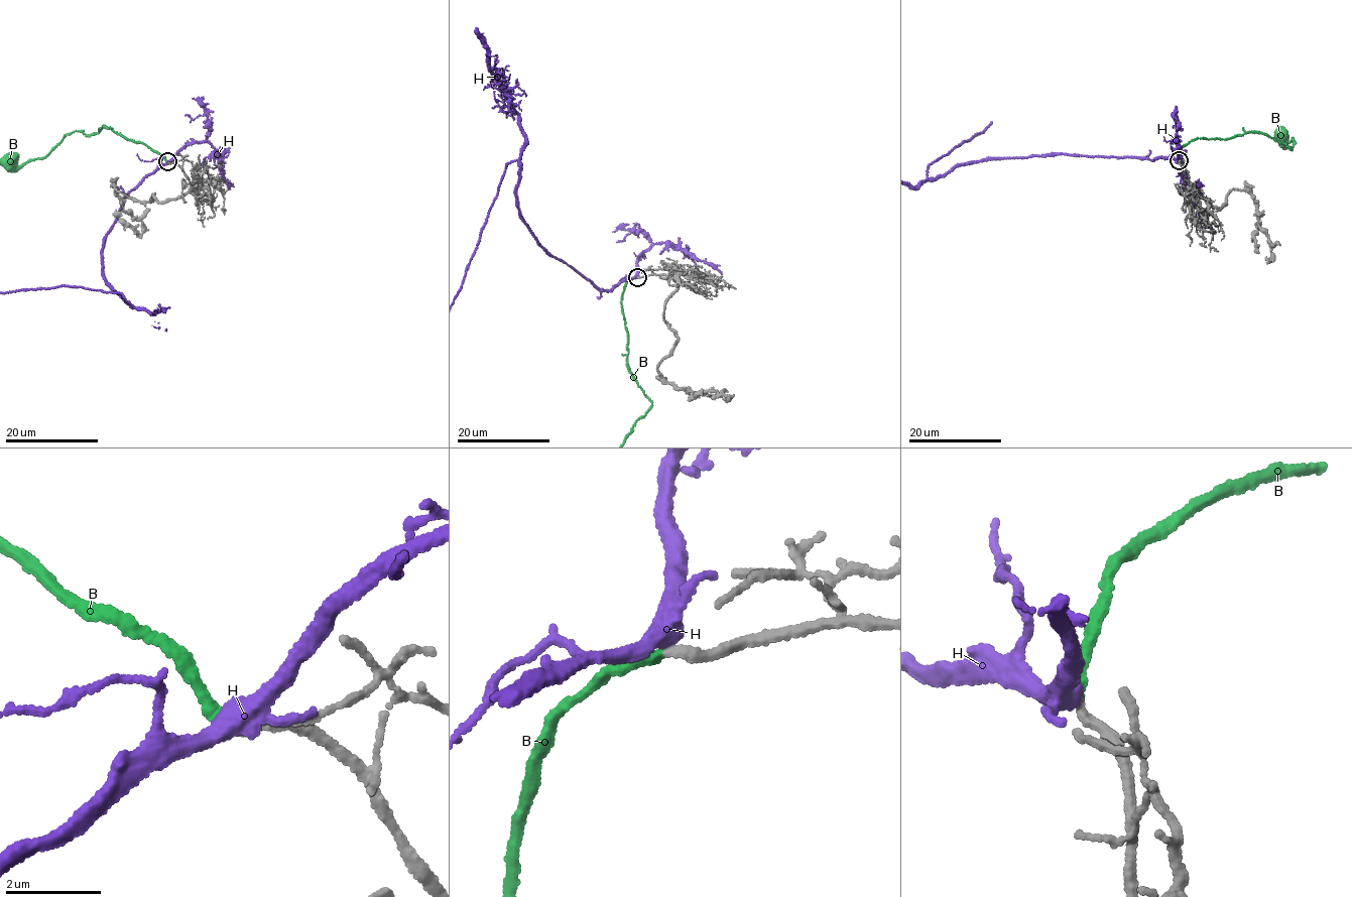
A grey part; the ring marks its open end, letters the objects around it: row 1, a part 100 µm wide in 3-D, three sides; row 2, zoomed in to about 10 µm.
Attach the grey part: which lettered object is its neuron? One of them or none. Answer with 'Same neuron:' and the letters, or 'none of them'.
Same neuron: B

